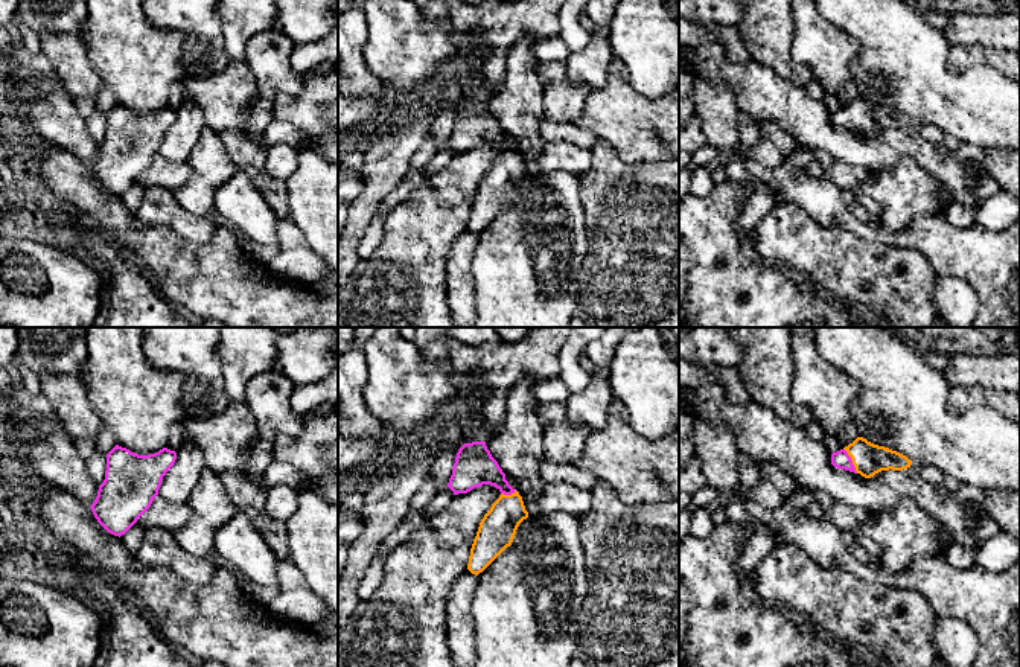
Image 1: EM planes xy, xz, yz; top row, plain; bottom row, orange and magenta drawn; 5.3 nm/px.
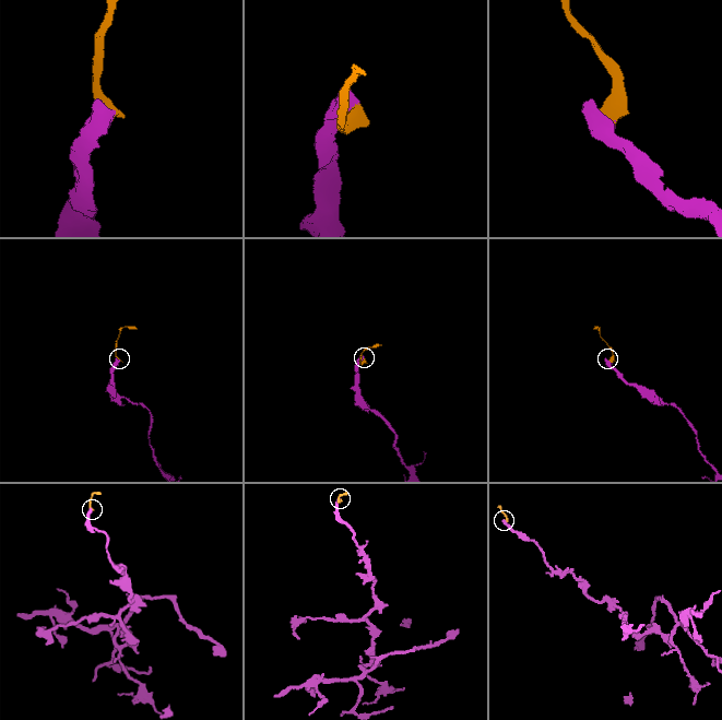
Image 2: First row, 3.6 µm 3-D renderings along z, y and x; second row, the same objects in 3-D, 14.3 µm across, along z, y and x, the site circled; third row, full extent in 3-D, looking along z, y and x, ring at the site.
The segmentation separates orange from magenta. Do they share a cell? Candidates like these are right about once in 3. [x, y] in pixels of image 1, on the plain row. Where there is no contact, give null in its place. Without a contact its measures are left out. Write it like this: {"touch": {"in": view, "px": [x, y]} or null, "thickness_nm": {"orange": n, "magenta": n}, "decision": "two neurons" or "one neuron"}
{"touch": {"in": "yz", "px": [851, 118]}, "thickness_nm": {"orange": 170, "magenta": 90}, "decision": "one neuron"}

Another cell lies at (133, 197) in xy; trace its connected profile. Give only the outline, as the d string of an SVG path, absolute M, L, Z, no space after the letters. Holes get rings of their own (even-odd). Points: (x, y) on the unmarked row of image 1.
M134 183L125 193L120 195L120 199L123 201L129 212L135 213L145 195L146 189Z

